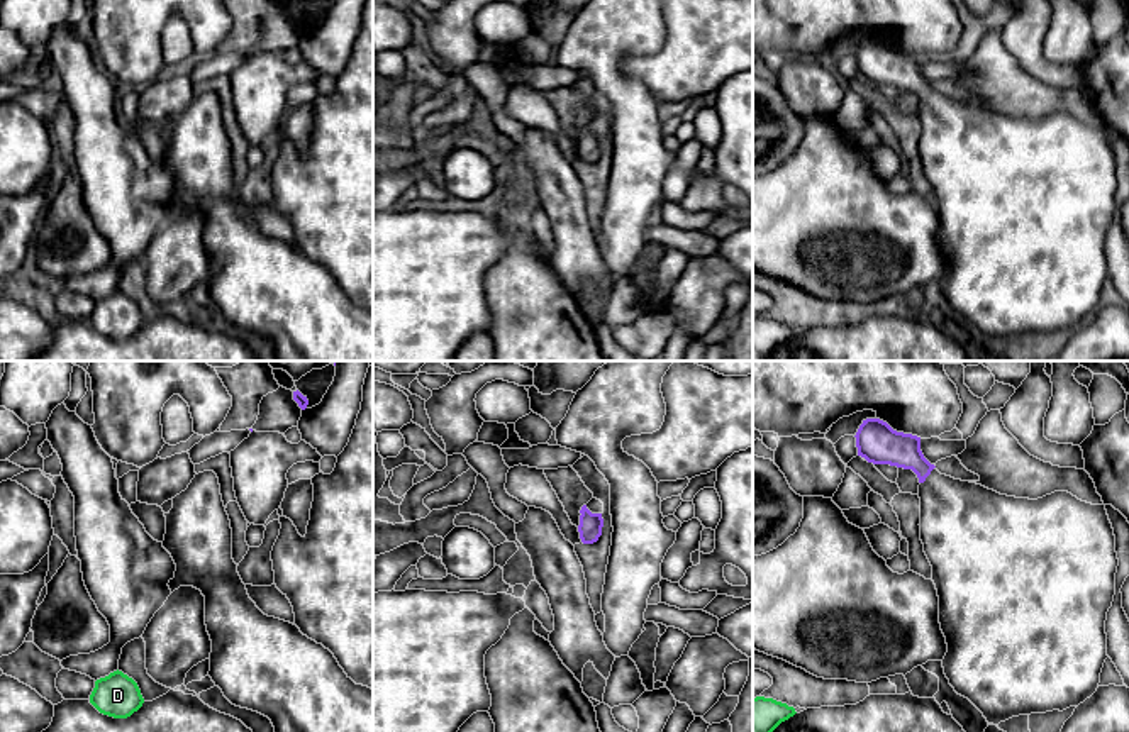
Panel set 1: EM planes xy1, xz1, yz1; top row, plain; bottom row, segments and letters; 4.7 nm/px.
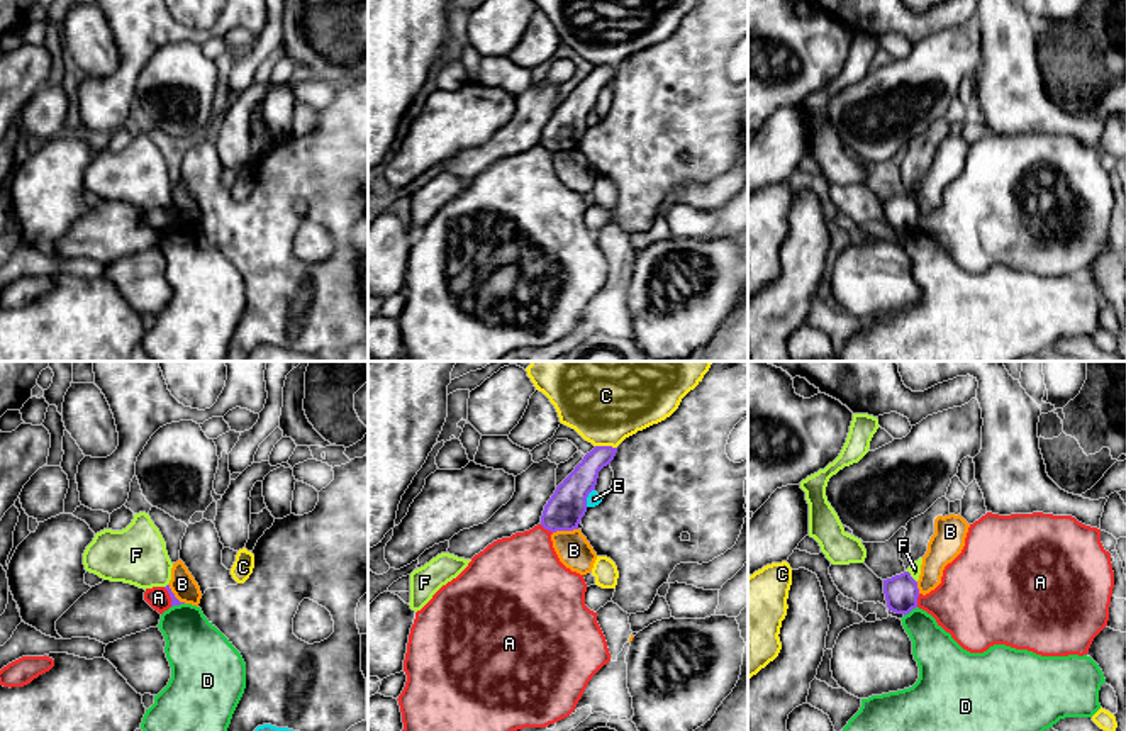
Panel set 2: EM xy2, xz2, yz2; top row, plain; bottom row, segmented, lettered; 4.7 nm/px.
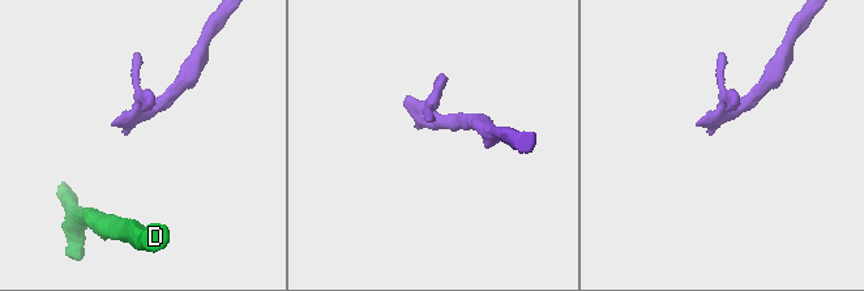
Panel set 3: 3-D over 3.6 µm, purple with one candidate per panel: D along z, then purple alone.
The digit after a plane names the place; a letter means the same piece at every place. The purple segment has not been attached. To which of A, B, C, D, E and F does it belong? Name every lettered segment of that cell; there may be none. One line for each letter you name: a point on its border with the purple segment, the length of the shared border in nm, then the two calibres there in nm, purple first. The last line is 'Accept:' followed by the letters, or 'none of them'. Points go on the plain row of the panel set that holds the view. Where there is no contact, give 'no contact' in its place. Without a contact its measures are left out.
Accept: none of them

